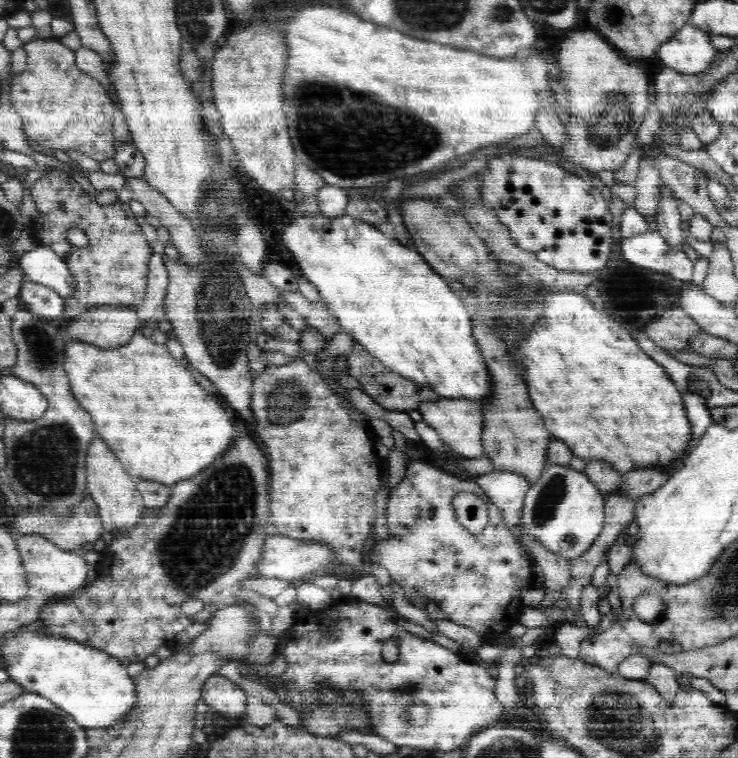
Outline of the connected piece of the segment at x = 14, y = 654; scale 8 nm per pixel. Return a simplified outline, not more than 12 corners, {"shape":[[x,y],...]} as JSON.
{"shape":[[4,631],[10,680],[85,730],[134,708],[126,664],[48,632]]}

